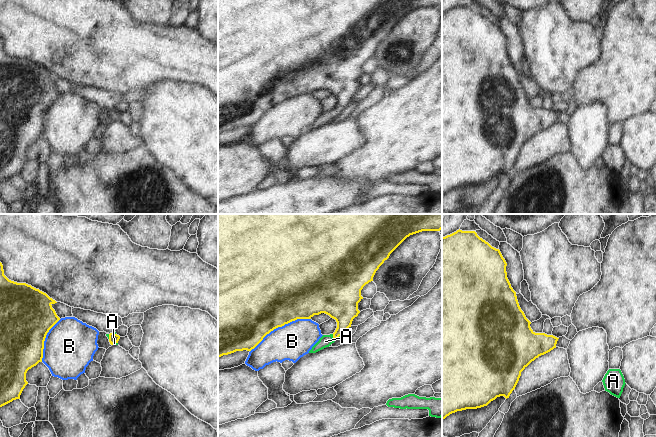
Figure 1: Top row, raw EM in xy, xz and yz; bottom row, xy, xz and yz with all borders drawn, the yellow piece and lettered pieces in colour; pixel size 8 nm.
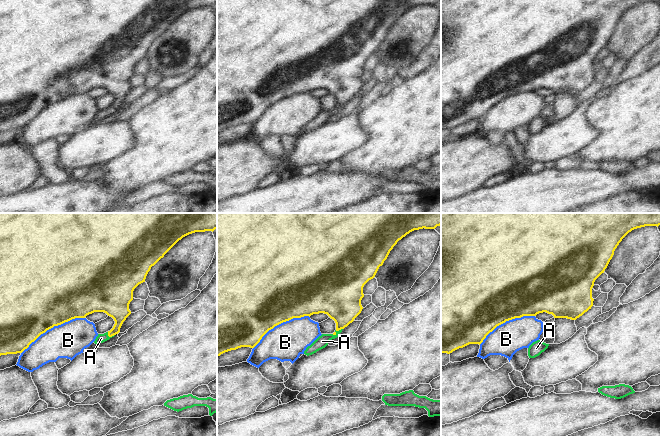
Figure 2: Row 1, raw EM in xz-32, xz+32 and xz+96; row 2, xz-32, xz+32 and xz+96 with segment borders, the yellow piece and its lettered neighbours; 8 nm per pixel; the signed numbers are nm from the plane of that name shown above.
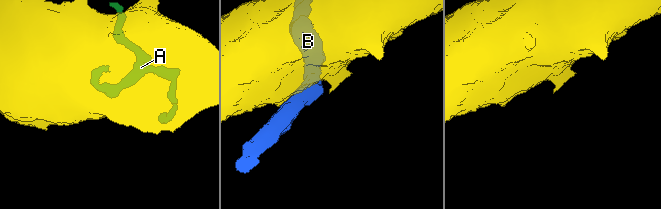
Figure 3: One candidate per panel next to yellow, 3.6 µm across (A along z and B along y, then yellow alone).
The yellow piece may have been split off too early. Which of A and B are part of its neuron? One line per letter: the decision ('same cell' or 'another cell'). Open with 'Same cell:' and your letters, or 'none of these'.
Same cell: A
A: same cell
B: another cell

